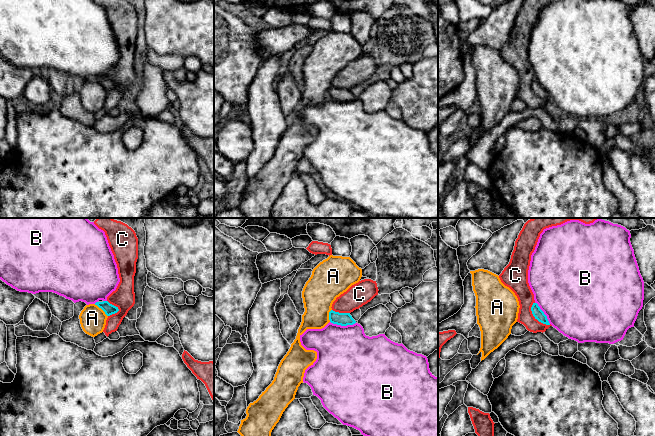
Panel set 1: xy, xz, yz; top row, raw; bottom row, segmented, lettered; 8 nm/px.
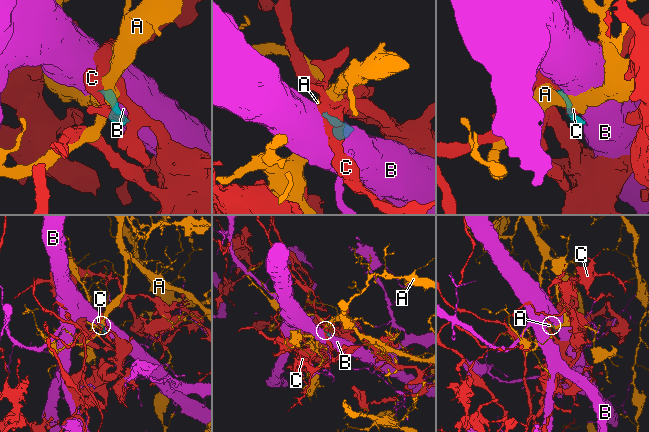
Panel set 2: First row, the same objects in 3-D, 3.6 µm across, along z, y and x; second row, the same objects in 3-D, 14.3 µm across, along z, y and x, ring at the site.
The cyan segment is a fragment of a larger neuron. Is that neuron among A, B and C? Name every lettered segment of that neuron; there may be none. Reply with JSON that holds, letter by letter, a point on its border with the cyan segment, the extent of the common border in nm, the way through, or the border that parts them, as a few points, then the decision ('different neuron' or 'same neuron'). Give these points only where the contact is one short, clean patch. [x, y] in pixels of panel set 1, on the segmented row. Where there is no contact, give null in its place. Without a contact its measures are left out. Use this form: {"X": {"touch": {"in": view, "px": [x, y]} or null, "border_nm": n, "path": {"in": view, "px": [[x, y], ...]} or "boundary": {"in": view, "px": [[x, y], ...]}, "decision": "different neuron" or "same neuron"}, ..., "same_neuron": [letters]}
{"A": {"touch": {"in": "xy", "px": [101, 308]}, "border_nm": 150, "boundary": {"in": "xy", "px": [[94, 304], [107, 316]]}, "decision": "different neuron"}, "B": {"touch": {"in": "xz", "px": [343, 325]}, "border_nm": 200, "boundary": {"in": "xz", "px": [[330, 321], [341, 325], [352, 325], [355, 323]]}, "decision": "different neuron"}, "C": {"touch": {"in": "yz", "px": [535, 317]}, "border_nm": 240, "boundary": {"in": "yz", "px": [[533, 302], [531, 313], [539, 321], [550, 324]]}, "decision": "different neuron"}, "same_neuron": []}

